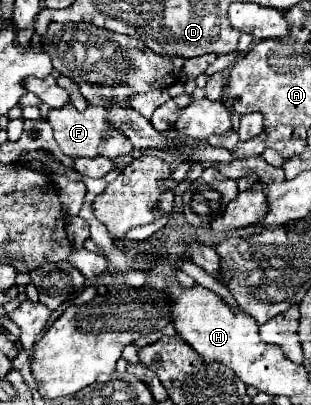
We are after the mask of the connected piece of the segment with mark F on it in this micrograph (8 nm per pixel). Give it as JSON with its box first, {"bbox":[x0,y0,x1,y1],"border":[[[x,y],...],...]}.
{"bbox":[46,103,112,157],"border":[[[66,103],[60,109],[50,109],[46,121],[54,129],[54,139],[64,155],[70,157],[96,157],[98,145],[102,143],[102,137],[106,131],[112,129],[112,125],[106,121],[106,109],[100,105],[88,105],[86,111],[76,111],[72,103]]]}

